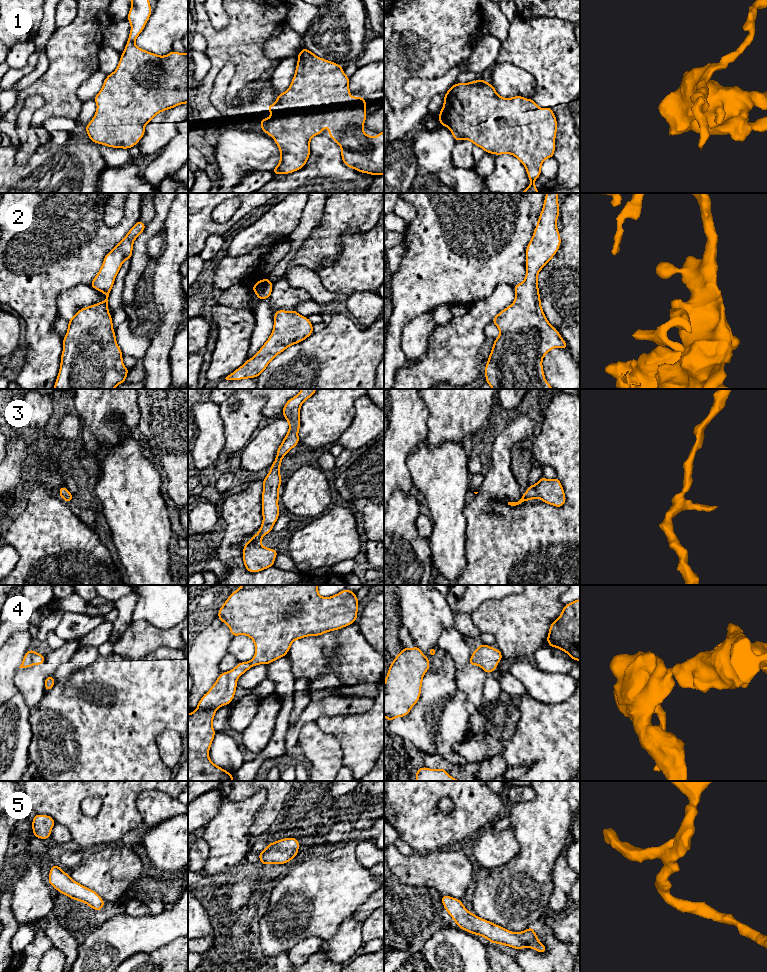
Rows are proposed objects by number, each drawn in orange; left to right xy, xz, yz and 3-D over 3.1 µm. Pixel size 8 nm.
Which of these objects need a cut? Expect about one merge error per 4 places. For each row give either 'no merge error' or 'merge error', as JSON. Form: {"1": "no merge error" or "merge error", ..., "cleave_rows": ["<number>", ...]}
{"1": "no merge error", "2": "no merge error", "3": "no merge error", "4": "no merge error", "5": "no merge error", "cleave_rows": []}

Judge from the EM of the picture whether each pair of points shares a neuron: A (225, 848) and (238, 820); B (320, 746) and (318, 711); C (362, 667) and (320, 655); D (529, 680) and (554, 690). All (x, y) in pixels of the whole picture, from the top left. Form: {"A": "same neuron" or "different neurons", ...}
{"A": "same neuron", "B": "different neurons", "C": "same neuron", "D": "same neuron"}

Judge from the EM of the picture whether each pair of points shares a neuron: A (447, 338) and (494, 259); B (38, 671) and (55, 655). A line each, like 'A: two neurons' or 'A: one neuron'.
A: two neurons
B: one neuron

